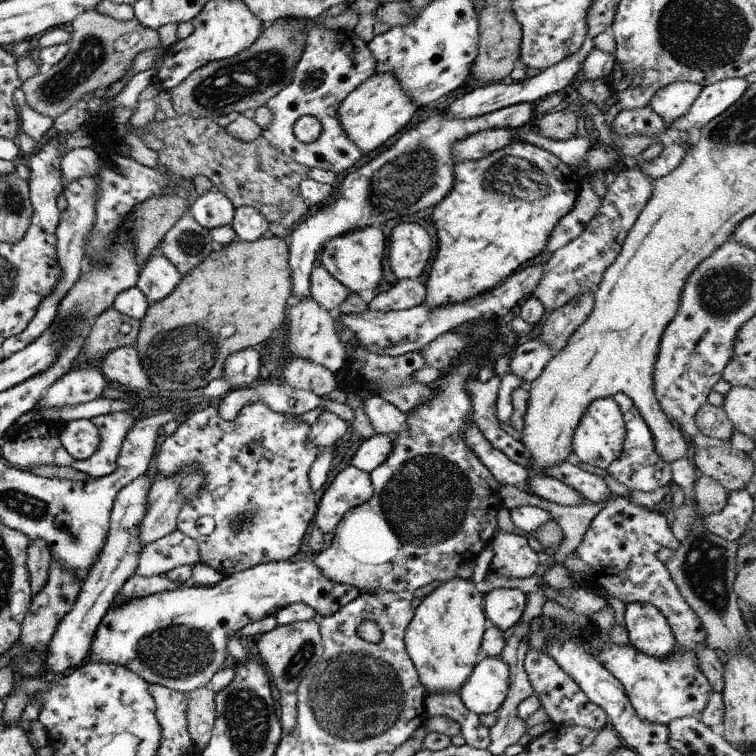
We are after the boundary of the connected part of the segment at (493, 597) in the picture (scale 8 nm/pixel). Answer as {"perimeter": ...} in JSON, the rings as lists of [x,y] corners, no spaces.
{"perimeter":[[[496,589],[484,597],[483,609],[489,624],[508,632],[520,623],[527,602],[522,590]]]}

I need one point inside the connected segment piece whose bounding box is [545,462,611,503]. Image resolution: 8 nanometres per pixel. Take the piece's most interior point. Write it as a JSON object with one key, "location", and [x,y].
{"location":[594,489]}

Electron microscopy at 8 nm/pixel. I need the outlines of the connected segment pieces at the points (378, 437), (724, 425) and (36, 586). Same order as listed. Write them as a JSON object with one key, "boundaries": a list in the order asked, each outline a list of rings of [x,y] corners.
{"boundaries":[[[[376,433],[371,438],[364,440],[356,450],[351,465],[369,474],[388,459],[392,439],[392,436]]],[[[706,402],[695,415],[695,424],[700,434],[730,442],[733,425],[722,407],[715,407]]],[[[39,539],[29,544],[25,564],[29,575],[32,597],[39,594],[46,585],[51,562],[48,543]]]]}

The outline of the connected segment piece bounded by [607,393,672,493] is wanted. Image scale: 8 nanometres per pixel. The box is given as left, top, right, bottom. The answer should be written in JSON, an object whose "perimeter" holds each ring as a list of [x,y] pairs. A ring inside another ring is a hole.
{"perimeter":[[[617,393],[612,398],[621,409],[627,434],[622,454],[607,467],[608,474],[618,483],[625,485],[630,491],[652,493],[668,485],[672,481],[671,464],[665,462],[661,456],[658,455],[652,432],[650,432],[649,427],[643,420],[643,416],[640,415],[633,401],[626,396],[626,394]]]}

